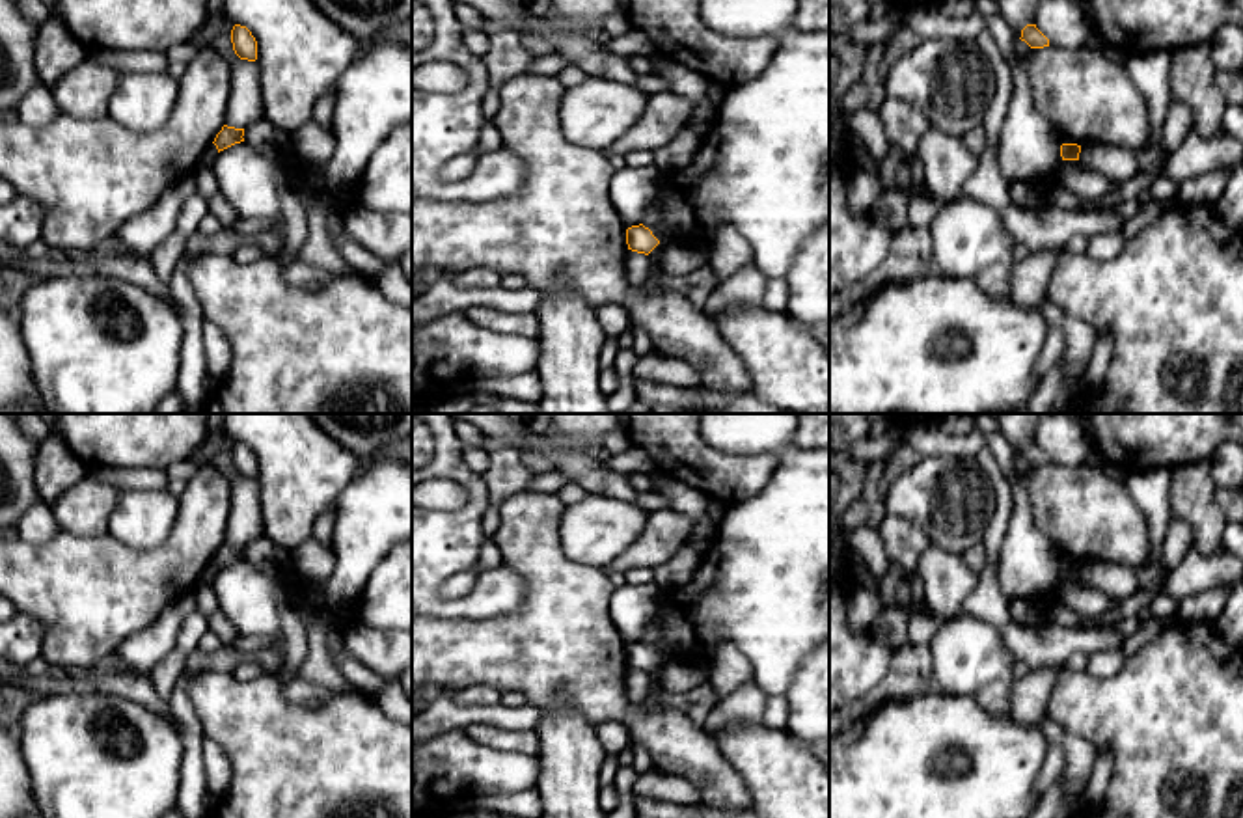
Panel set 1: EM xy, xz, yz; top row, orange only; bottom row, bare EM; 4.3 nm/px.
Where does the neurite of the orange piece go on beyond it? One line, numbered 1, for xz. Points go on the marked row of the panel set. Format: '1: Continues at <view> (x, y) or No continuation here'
1: No continuation here

